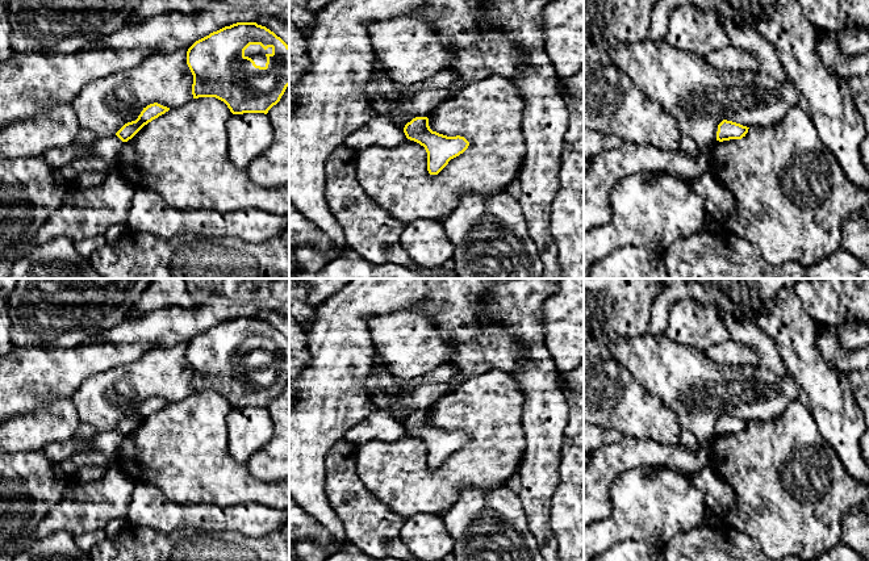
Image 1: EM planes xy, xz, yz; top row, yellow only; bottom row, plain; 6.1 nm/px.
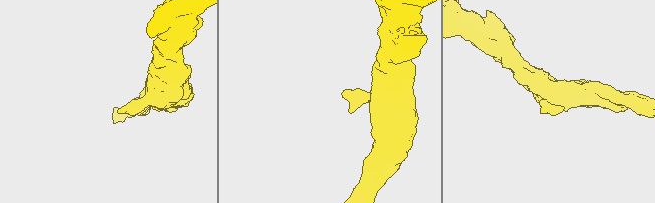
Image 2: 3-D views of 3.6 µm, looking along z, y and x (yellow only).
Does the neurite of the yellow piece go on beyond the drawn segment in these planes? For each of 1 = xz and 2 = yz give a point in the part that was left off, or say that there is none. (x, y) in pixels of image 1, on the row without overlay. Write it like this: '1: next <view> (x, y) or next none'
1: next none
2: next none

